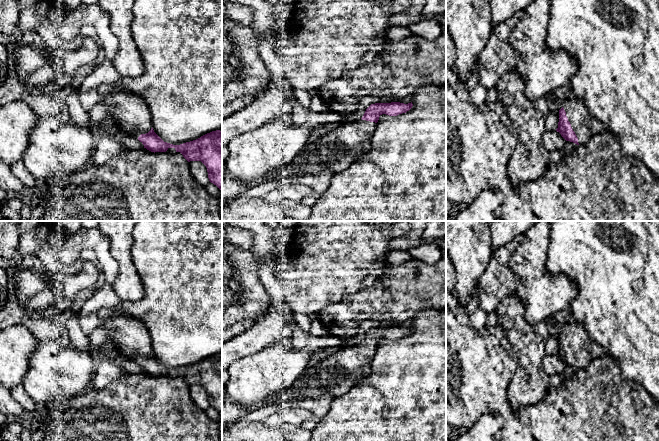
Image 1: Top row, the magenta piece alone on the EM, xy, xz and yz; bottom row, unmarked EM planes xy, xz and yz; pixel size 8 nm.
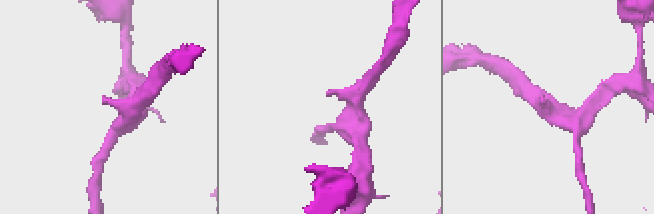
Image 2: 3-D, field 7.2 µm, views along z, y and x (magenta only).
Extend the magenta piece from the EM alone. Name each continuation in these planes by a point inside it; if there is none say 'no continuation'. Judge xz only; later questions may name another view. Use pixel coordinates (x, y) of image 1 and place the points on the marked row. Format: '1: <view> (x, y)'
1: xz (336, 151)

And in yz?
1: yz (585, 126)

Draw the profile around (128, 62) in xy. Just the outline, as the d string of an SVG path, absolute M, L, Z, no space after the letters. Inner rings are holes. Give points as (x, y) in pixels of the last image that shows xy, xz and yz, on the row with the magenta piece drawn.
M98 0L97 4L110 15L110 29L118 39L118 51L112 63L122 77L132 79L144 73L142 57L130 29L135 0Z

